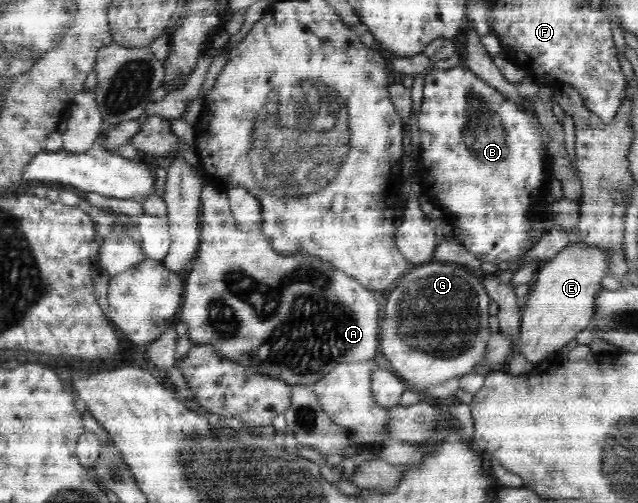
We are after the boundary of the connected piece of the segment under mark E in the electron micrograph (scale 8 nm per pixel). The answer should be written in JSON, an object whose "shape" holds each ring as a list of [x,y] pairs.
{"shape":[[[577,241],[568,244],[554,259],[538,270],[538,277],[527,295],[528,301],[521,309],[521,327],[519,341],[516,342],[515,351],[522,353],[527,361],[538,364],[548,357],[558,353],[561,347],[576,338],[578,333],[593,327],[594,309],[597,308],[599,294],[603,291],[602,281],[608,276],[609,257],[606,250],[590,247],[584,242]]]}

